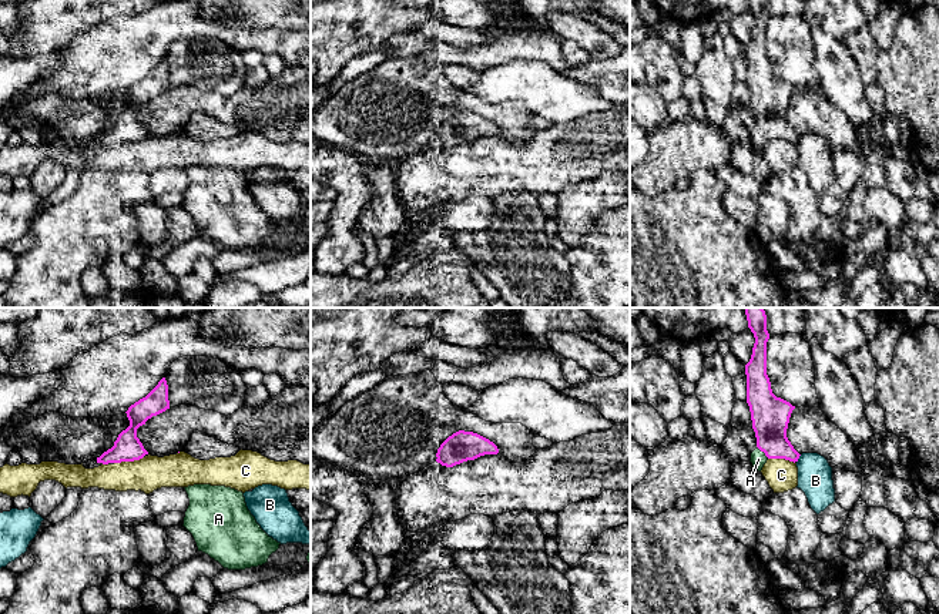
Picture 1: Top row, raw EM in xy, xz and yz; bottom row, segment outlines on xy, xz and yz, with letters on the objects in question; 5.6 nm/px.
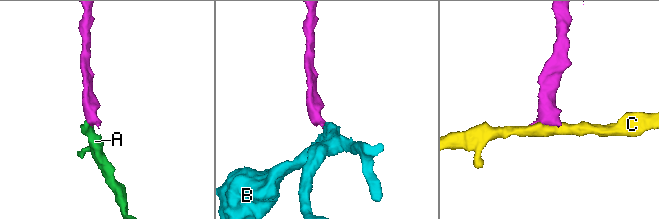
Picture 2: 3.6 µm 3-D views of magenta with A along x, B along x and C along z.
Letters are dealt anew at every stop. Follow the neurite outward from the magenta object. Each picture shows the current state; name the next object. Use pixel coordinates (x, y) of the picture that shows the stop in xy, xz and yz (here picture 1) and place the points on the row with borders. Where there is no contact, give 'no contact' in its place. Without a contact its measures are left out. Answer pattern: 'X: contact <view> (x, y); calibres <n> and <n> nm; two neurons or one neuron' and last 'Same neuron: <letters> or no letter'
A: contact yz (763, 450); calibres 220 and 90 nm; one neuron
B: contact yz (798, 458); calibres 200 and 190 nm; two neurons
C: contact xy (128, 460); calibres 160 and 190 nm; two neurons
Same neuron: A

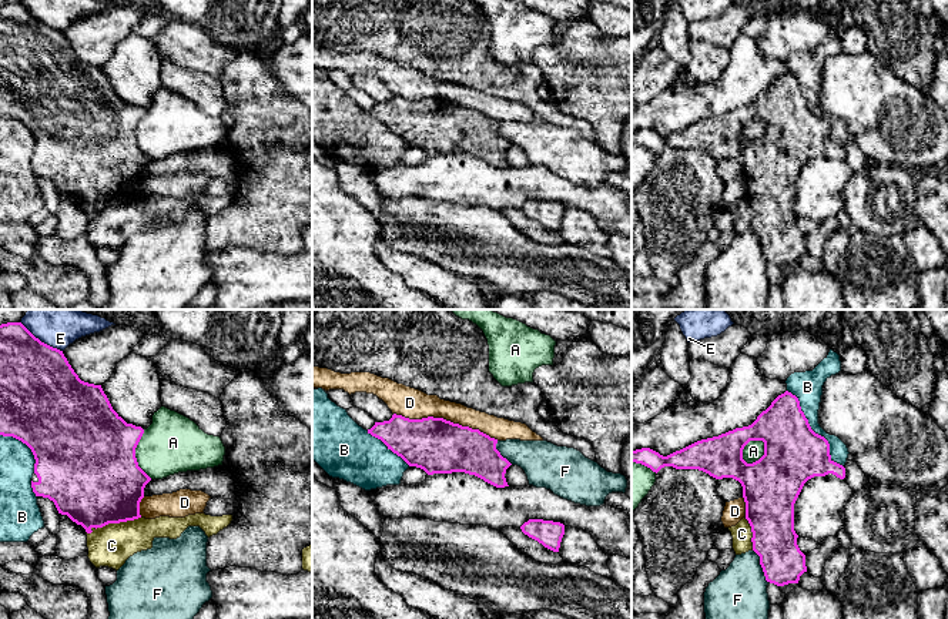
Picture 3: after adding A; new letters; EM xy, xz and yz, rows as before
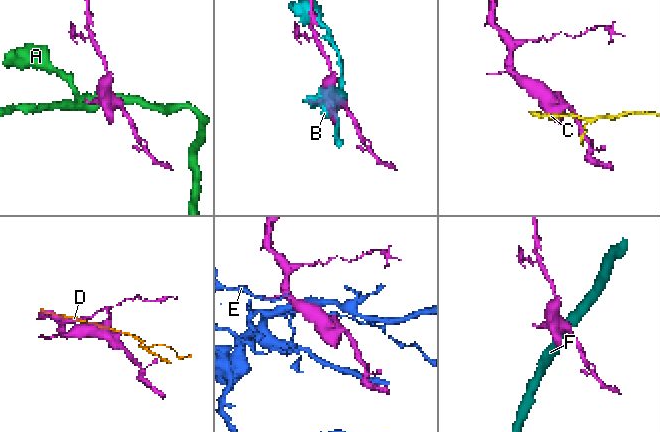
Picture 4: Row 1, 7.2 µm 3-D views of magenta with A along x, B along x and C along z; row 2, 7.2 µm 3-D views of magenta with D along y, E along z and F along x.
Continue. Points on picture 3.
A: contact yz (763, 455); calibres 340 and 110 nm; two neurons
B: contact yz (813, 431); calibres 340 and 160 nm; two neurons
C: contact xy (111, 522); calibres 500 and 240 nm; two neurons
D: contact xz (445, 420); calibres 300 and 170 nm; two neurons
E: contact xy (40, 341); calibres 440 and 300 nm; two neurons
F: contact yz (761, 566); calibres 260 and 300 nm; two neurons
Same neuron: no letter

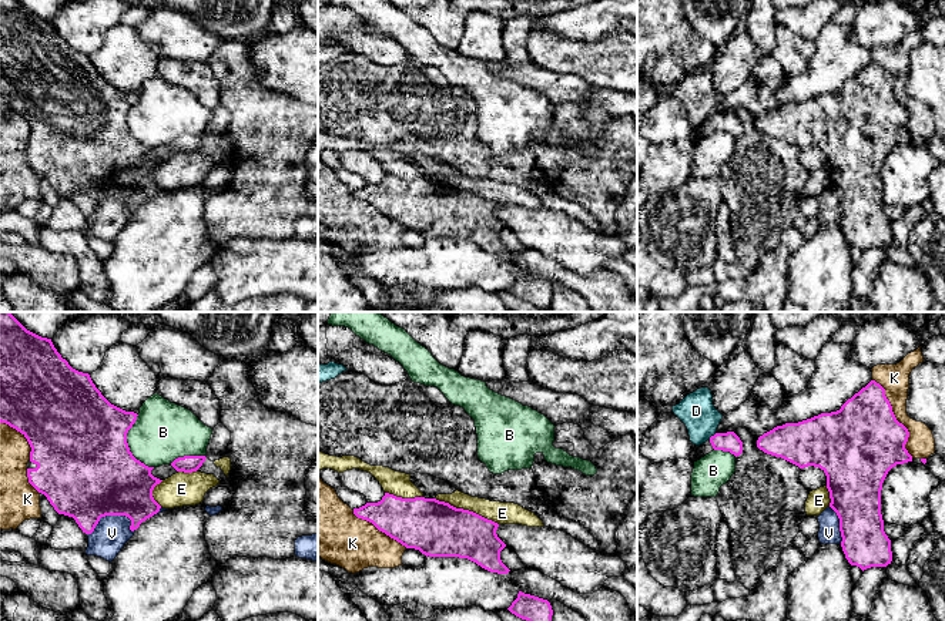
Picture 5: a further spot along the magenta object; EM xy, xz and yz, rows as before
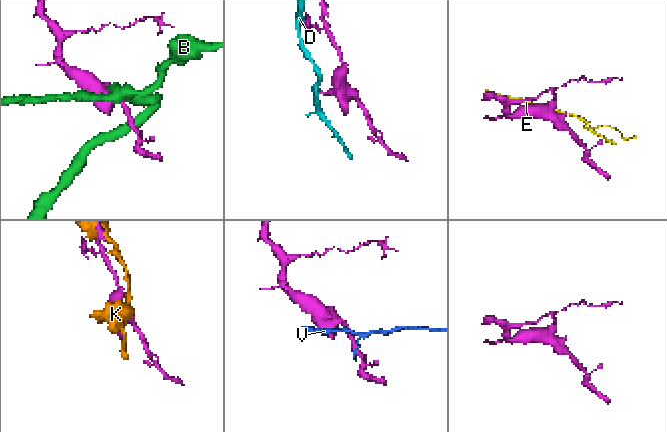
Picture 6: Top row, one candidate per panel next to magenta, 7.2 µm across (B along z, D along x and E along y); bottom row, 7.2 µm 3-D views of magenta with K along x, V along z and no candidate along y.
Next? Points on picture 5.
B: contact xy (127, 445); calibres 500 and 340 nm; two neurons
D: contact yz (711, 436); calibres 110 and 200 nm; two neurons
E: contact xz (466, 510); calibres 320 and 130 nm; two neurons
K: contact yz (895, 418); calibres 460 and 160 nm; two neurons
V: contact xy (113, 514); calibres 480 and 190 nm; two neurons
Same neuron: no letter

